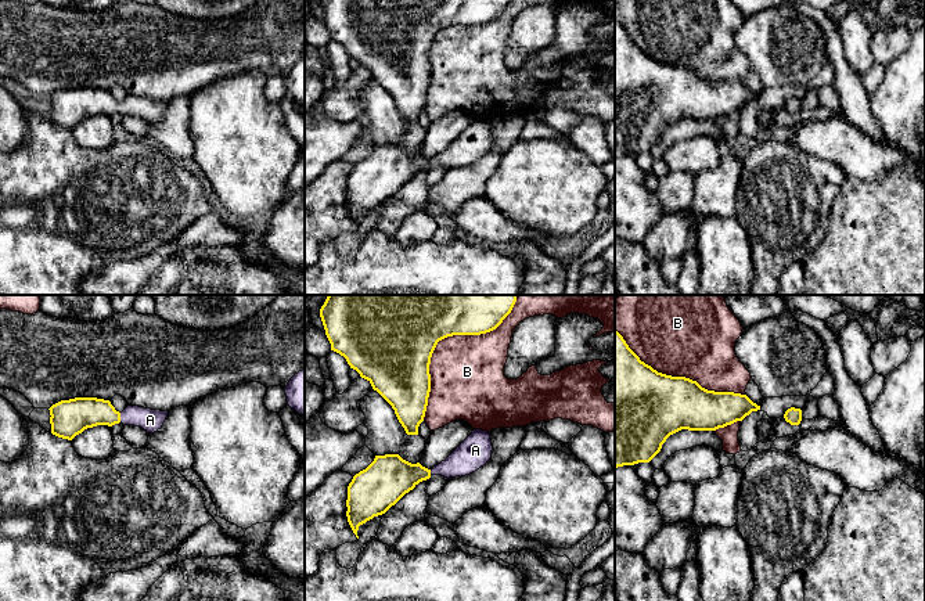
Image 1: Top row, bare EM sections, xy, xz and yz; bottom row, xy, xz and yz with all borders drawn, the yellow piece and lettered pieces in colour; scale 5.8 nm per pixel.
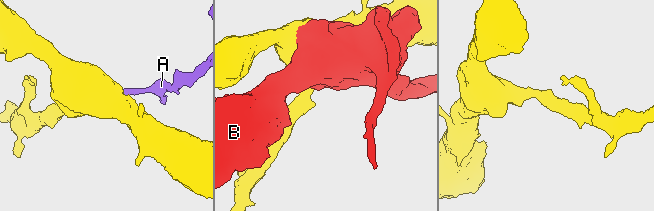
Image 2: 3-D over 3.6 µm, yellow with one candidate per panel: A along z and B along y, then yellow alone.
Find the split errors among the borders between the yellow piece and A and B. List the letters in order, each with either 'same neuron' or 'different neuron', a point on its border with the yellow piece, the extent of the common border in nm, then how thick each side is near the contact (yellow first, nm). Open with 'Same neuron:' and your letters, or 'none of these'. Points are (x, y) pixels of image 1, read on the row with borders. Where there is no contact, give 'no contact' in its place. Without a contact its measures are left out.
Same neuron: A
A: same neuron; contact xy (119, 417); length 60 nm; calibres 190 and 130 nm
B: different neuron; contact xz (443, 338); length 900 nm; calibres 500 and 440 nm

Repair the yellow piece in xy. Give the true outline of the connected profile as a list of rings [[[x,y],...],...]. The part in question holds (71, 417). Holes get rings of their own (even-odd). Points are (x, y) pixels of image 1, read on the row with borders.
[[[75,397],[61,400],[50,409],[51,433],[72,440],[87,428],[97,425],[112,427],[122,422],[143,428],[154,433],[162,428],[169,411],[151,410],[138,406],[127,406],[122,413],[116,411],[109,400],[97,397]]]

